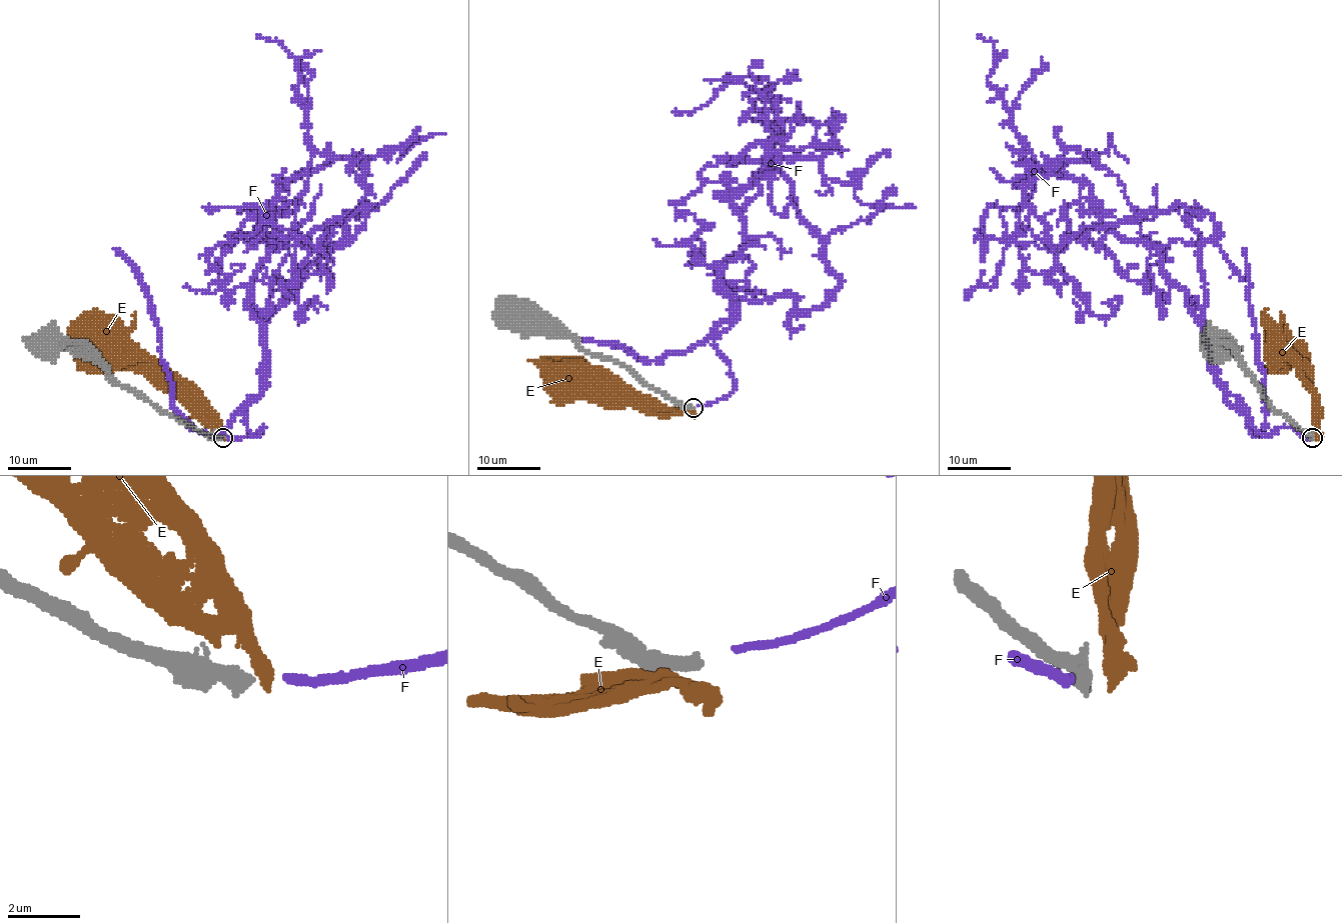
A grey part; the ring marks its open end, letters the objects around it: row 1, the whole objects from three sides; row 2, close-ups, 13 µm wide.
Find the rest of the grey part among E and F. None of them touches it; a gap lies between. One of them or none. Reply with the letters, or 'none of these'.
none of these

